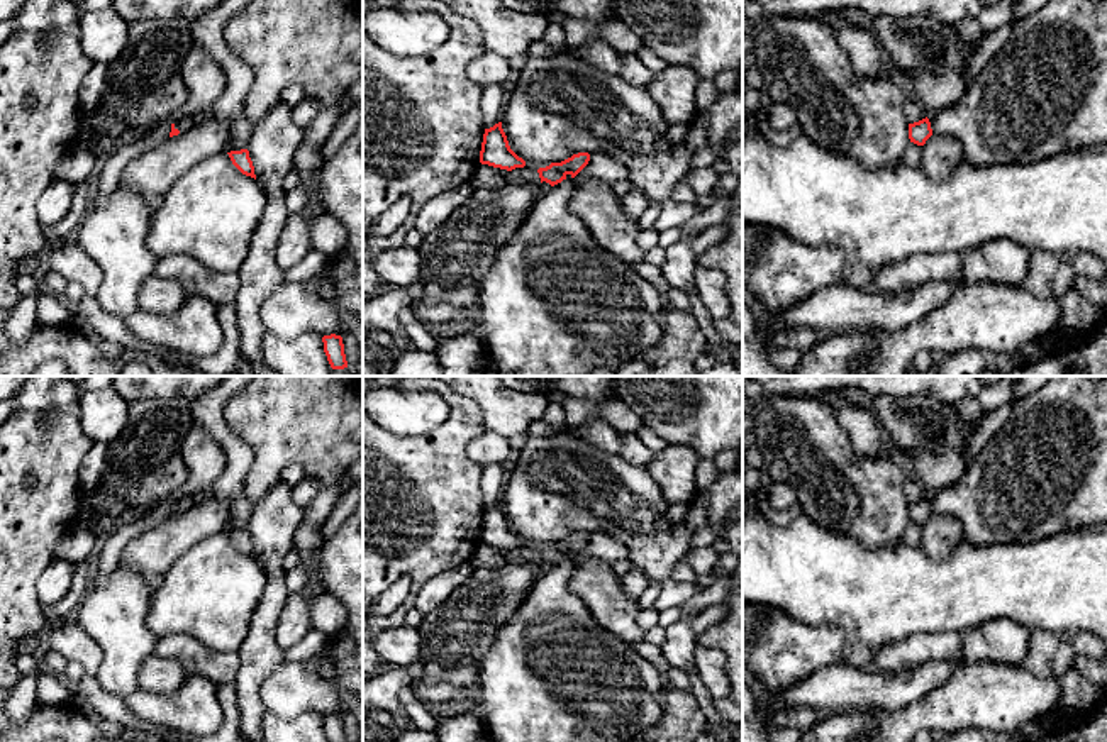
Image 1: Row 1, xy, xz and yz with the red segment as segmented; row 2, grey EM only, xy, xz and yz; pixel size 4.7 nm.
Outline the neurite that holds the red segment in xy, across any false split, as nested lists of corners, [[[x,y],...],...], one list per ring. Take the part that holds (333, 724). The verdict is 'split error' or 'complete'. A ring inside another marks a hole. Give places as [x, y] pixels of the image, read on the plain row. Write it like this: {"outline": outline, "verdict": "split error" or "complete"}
{"outline": [[[336,713],[324,715],[322,722],[324,722],[324,732],[329,742],[348,742],[341,715],[336,715]]], "verdict": "complete"}

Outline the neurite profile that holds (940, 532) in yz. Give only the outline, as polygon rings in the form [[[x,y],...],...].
[[[932,513],[922,525],[921,549],[932,561],[946,559],[954,544],[963,539],[961,523],[948,515]]]

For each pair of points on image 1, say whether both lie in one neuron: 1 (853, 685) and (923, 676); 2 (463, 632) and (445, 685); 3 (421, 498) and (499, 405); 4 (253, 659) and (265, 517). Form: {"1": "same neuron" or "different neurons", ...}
{"1": "same neuron", "2": "same neuron", "3": "different neurons", "4": "same neuron"}

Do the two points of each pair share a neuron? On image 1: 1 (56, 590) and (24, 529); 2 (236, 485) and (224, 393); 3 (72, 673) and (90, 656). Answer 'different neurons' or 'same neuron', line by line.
1: different neurons
2: same neuron
3: different neurons

